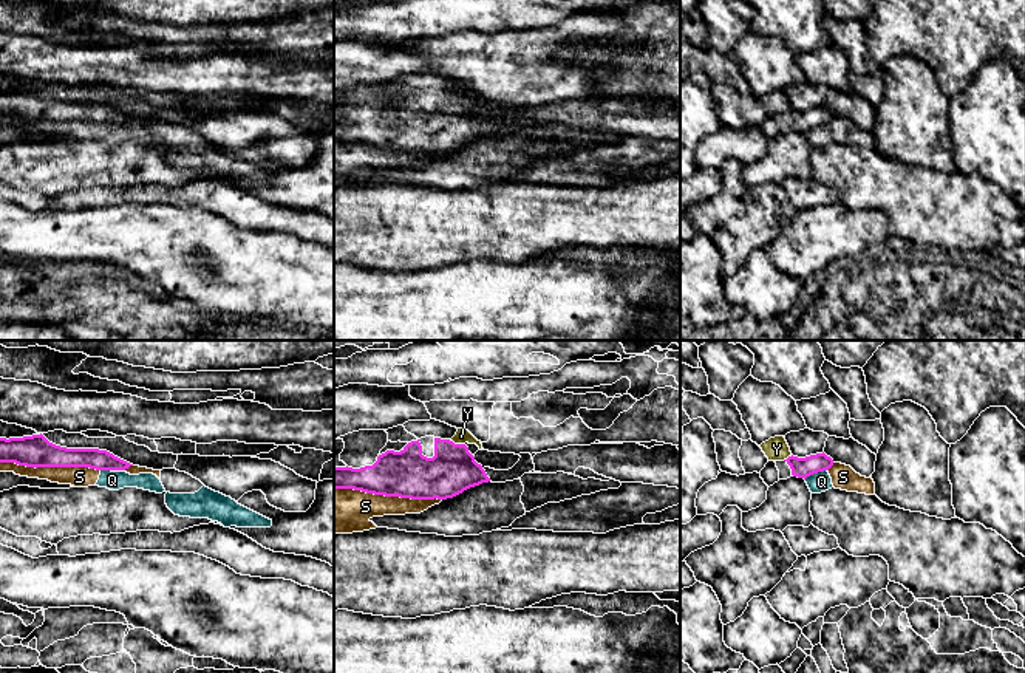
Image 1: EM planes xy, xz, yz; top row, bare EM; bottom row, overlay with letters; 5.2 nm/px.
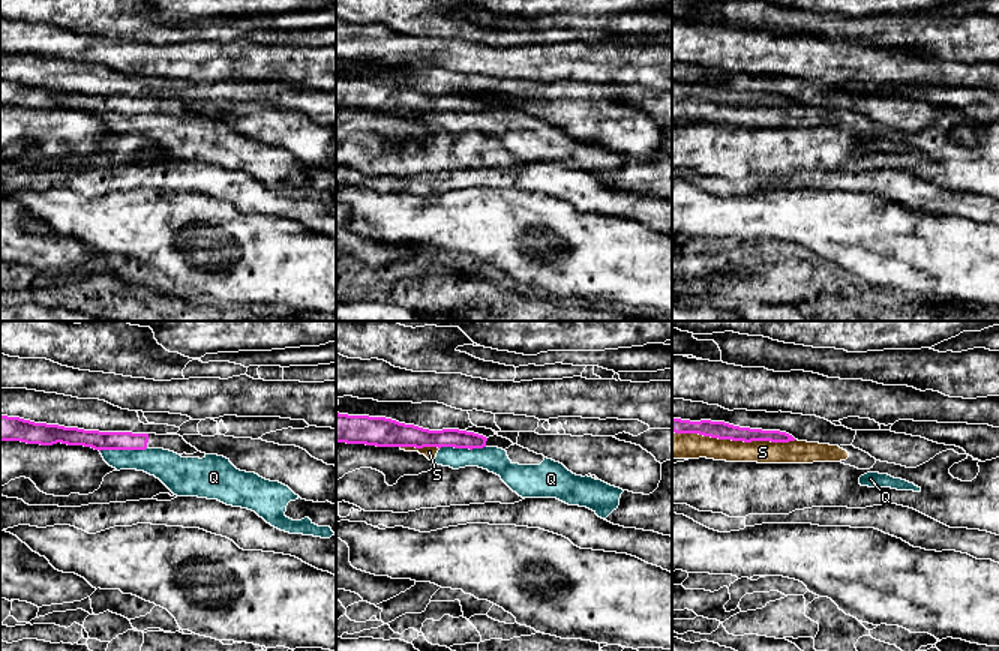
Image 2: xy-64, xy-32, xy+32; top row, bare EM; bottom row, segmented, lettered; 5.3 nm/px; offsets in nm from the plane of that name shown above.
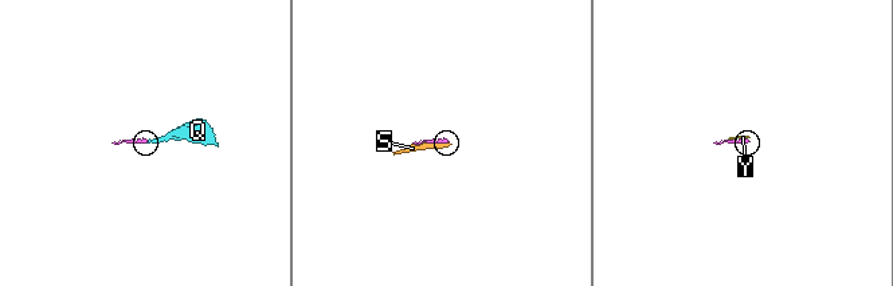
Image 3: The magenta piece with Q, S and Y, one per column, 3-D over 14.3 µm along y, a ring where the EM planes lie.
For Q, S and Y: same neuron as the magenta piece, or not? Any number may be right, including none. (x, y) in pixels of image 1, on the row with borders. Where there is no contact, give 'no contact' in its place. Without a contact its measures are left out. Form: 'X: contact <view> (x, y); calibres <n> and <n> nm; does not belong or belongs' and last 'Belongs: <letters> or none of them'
Q: contact yz (815, 472); calibres 110 and 110 nm; does not belong
S: contact xz (388, 495); calibres 260 and 240 nm; does not belong
Y: contact xz (456, 444); calibres 240 and 70 nm; does not belong
Belongs: none of them

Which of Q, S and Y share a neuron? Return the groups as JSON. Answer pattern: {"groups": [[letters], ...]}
{"groups": [["Q", "S"], ["Y"]]}

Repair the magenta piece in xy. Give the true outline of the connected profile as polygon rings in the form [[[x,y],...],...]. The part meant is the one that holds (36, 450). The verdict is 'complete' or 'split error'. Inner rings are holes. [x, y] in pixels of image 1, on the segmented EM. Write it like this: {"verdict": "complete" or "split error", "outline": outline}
{"verdict": "complete", "outline": [[[42,433],[23,438],[0,438],[0,463],[26,467],[90,467],[125,470],[130,463],[99,449],[66,449],[49,442]]]}

